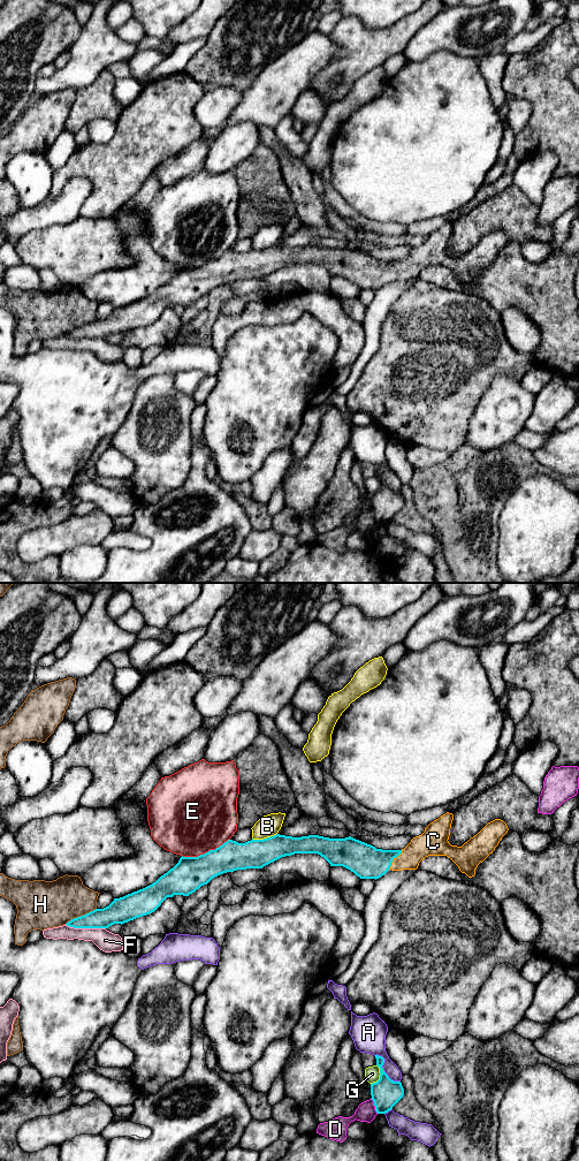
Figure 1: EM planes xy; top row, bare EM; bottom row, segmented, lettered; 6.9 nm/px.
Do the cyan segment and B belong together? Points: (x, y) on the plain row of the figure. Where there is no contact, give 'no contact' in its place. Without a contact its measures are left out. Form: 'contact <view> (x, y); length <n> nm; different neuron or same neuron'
contact xy (264, 249); length 180 nm; different neuron

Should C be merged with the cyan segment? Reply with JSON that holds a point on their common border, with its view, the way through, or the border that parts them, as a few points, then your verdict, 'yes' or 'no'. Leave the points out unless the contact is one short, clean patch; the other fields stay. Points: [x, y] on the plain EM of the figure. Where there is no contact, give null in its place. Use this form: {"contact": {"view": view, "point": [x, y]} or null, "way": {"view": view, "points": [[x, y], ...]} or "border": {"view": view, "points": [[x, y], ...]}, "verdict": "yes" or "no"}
{"contact": {"view": "xy", "point": [393, 270]}, "way": {"view": "xy", "points": [[365, 271], [393, 270], [409, 268], [420, 257]]}, "verdict": "yes"}

